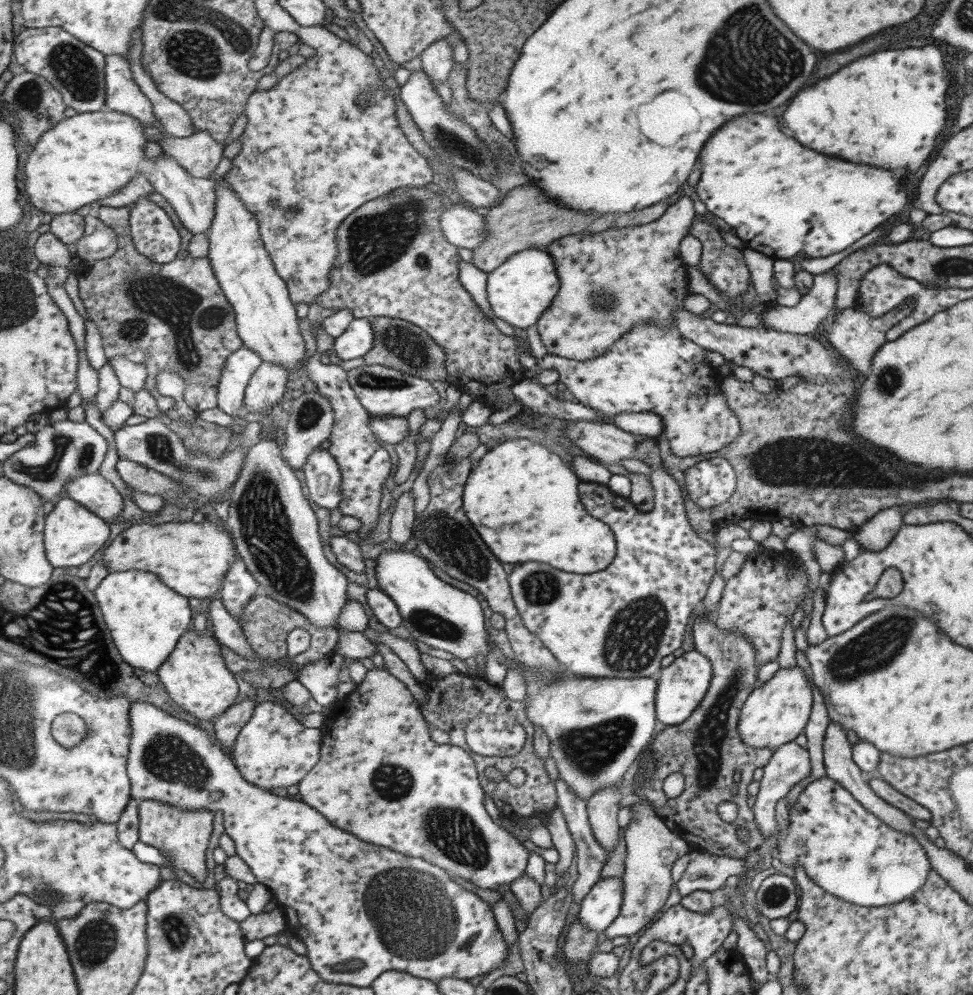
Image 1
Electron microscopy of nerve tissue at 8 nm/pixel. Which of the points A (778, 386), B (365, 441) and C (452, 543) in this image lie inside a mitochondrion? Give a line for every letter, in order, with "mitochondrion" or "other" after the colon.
A: other
B: other
C: mitochondrion

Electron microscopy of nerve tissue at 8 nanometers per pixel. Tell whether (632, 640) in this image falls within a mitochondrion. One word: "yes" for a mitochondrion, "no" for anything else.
yes

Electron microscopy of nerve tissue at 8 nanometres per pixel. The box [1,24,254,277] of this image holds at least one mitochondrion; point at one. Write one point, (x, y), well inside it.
(78, 73)

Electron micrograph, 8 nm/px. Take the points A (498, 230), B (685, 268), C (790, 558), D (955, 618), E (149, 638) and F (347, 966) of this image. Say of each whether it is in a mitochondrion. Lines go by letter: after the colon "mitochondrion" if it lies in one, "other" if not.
A: other
B: other
C: other
D: other
E: other
F: mitochondrion

